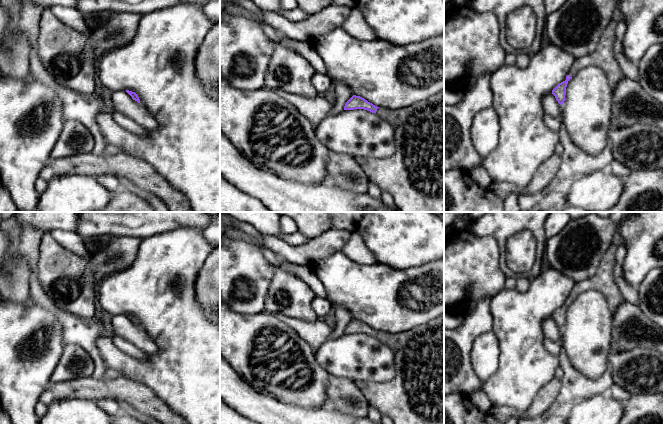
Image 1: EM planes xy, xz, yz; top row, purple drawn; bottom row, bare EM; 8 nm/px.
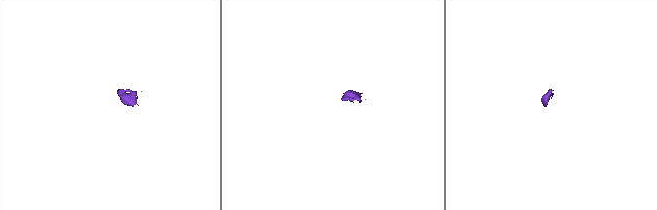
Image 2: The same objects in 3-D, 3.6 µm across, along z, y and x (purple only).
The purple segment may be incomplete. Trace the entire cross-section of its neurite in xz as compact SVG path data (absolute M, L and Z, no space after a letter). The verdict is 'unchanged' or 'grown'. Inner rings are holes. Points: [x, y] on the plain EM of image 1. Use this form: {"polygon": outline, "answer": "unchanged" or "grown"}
{"polygon": "M444 315L402 333L377 331L353 319L344 334L364 333L376 337L394 352L395 377L387 382L355 381L369 405L381 416L389 416L393 424L444 424Z", "answer": "grown"}

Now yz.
{"polygon": "M611 244L606 254L600 261L597 272L573 286L566 304L559 307L553 314L552 318L560 329L565 325L566 311L568 305L572 303L581 293L587 290L597 290L603 294L607 300L607 304L613 314L618 307L625 301L620 293L614 277L615 252L617 246Z", "answer": "grown"}

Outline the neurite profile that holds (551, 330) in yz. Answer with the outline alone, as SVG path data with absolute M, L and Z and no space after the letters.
M550 317L543 321L543 332L545 338L552 341L559 341L561 337L561 329L556 324L555 320Z

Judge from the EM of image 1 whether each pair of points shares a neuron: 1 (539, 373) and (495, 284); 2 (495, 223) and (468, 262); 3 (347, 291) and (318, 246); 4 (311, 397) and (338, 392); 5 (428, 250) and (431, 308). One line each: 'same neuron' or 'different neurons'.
1: different neurons
2: different neurons
3: different neurons
4: different neurons
5: different neurons

